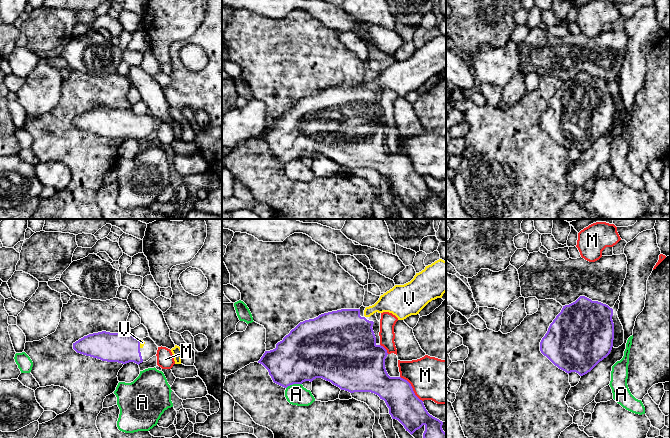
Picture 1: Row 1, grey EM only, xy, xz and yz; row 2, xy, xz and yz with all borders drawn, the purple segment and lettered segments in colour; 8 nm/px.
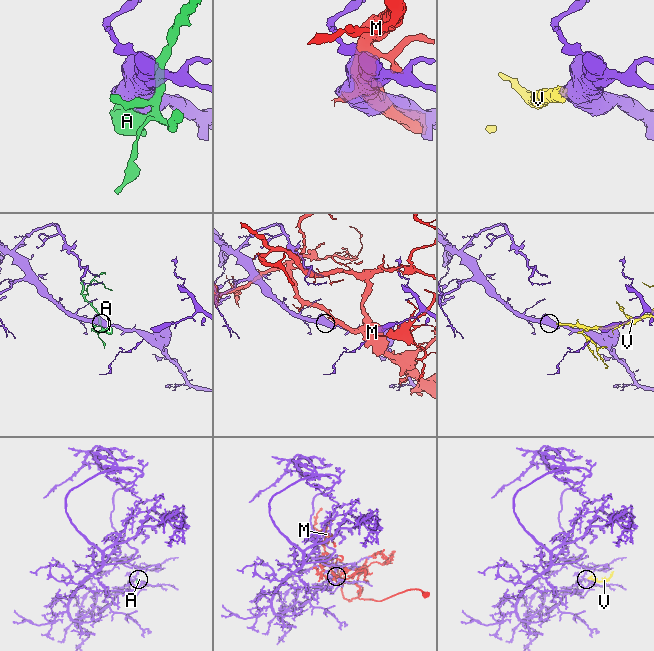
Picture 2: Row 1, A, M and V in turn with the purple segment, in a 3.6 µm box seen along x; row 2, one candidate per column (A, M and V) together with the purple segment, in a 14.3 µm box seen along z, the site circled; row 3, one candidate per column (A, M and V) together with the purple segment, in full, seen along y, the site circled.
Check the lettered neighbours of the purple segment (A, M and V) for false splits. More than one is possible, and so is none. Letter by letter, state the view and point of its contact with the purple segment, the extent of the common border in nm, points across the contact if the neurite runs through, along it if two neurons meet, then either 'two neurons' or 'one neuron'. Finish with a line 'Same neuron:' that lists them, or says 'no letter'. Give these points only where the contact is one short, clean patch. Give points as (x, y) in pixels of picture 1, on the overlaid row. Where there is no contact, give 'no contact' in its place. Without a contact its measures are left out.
A: contact xz (293, 383); length 130 nm; two neurons
M: contact xz (412, 388); length 280 nm; two neurons
V: contact xy (139, 344); length 70 nm; way xy (123, 348), (139, 344), (142, 342); one neuron
Same neuron: V

